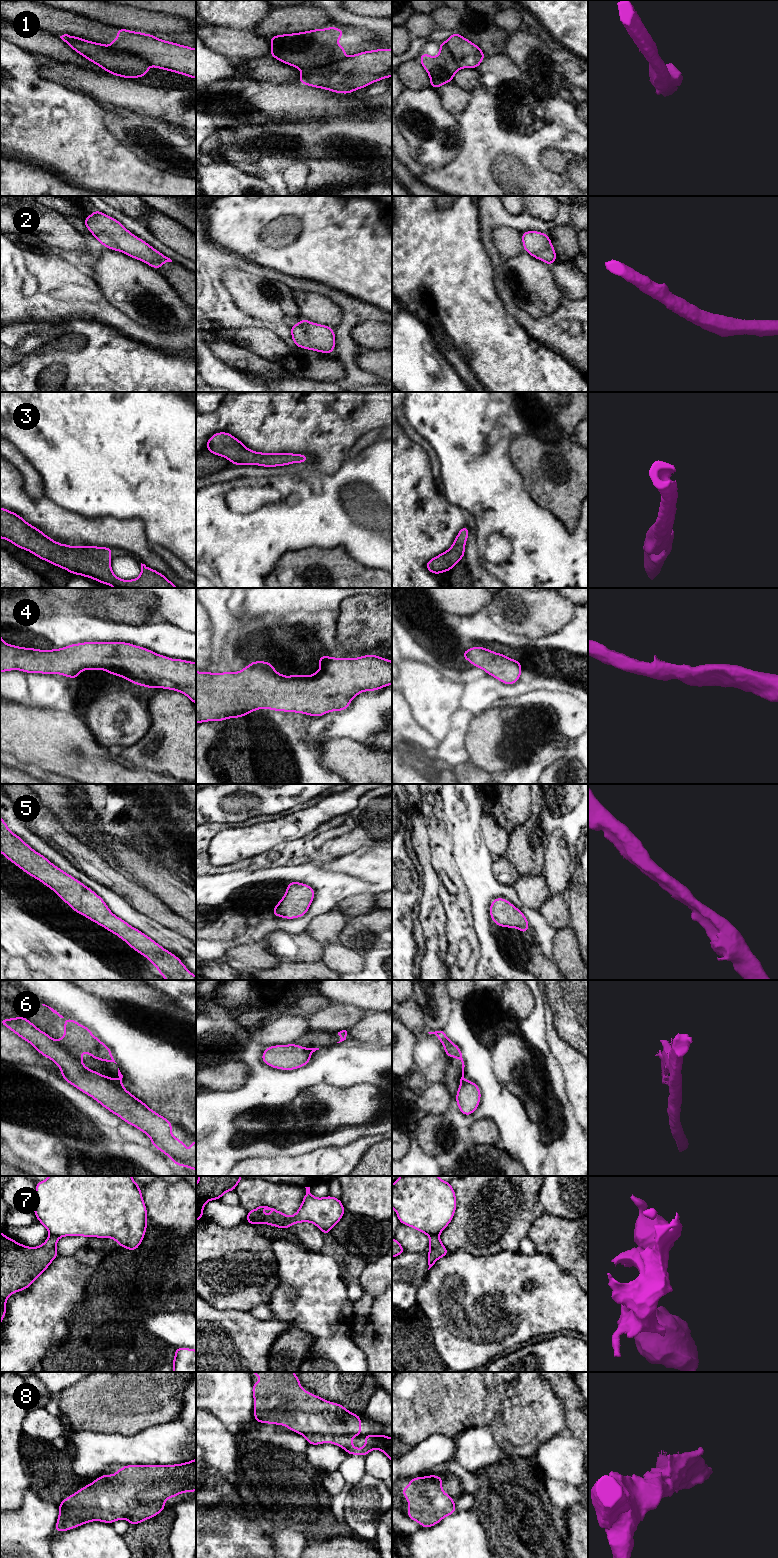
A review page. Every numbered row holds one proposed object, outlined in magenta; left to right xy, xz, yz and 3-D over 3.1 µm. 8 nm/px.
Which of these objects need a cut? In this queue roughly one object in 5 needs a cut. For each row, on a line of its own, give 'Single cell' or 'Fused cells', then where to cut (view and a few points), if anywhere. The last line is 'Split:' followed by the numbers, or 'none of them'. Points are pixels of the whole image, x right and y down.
1: Fused cells. Split along xz (346, 57), (325, 65), (312, 66), (302, 70)
2: Single cell. No split
3: Single cell. No split
4: Single cell. No split
5: Single cell. No split
6: Fused cells. Split along xy (56, 1040), (81, 1062)
7: Fused cells. Split along xy (50, 1234), (57, 1238)
8: Single cell. No split
Split: 1, 6, 7

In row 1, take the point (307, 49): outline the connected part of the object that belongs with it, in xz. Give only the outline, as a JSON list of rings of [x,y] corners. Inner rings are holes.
[[[334,26],[271,36],[269,56],[300,70],[326,66],[346,58],[345,47],[337,43],[342,37],[343,27]]]

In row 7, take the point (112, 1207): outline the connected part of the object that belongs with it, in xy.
[[[50,1176],[36,1182],[32,1208],[38,1222],[56,1238],[112,1238],[131,1251],[140,1246],[148,1225],[140,1186],[131,1176]]]

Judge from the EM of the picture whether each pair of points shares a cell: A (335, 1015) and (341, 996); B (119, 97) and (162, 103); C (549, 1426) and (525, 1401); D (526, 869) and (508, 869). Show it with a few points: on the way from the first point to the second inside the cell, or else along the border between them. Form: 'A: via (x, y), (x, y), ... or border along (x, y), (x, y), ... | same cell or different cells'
A: border along (333, 1002), (354, 1005), (362, 1009) | different cells
B: via (130, 97), (151, 101) | same cell
C: via (543, 1420), (531, 1407) | same cell
D: border along (504, 856), (520, 874) | different cells

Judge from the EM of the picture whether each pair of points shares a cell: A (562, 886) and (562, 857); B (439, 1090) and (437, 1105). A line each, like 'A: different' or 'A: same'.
A: same
B: same

